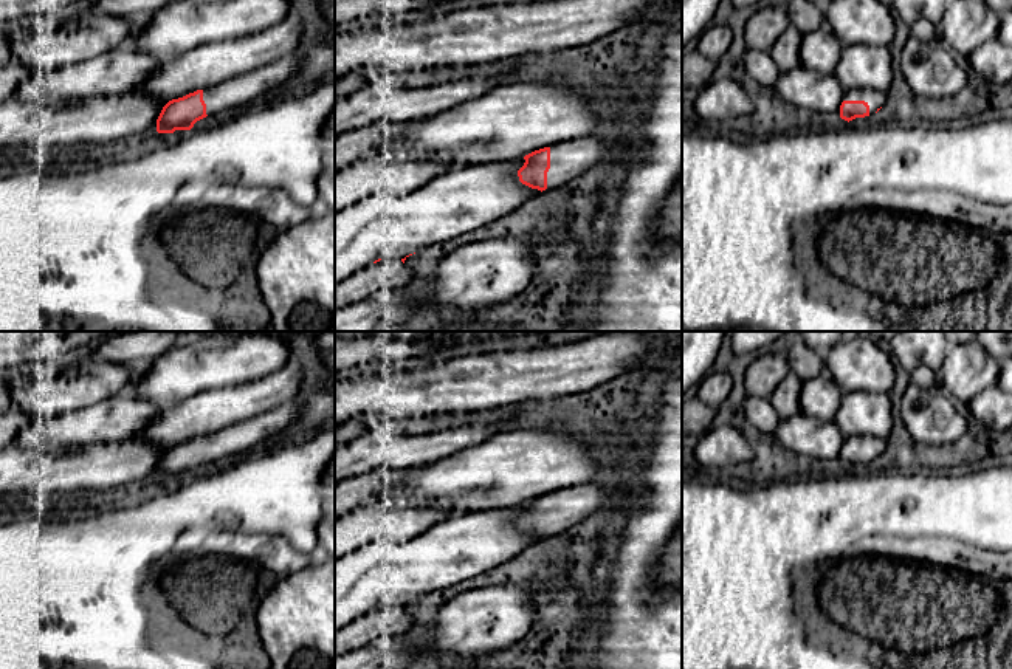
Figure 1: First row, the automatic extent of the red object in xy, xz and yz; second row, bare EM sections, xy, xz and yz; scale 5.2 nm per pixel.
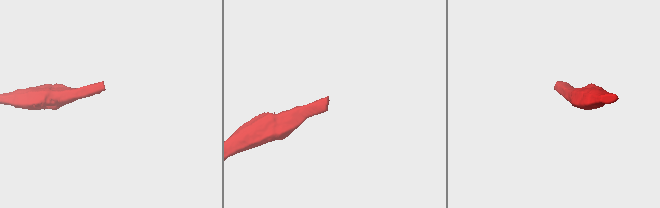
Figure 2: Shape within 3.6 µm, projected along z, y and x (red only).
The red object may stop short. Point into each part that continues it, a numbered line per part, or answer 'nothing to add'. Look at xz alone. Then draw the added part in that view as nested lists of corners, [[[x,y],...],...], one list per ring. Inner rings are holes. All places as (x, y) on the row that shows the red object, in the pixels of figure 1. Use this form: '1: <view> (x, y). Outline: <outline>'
1: xz (569, 160). Outline: [[[617,133],[611,141],[590,135],[550,146],[547,189],[564,186],[586,170],[612,161],[617,147]]]

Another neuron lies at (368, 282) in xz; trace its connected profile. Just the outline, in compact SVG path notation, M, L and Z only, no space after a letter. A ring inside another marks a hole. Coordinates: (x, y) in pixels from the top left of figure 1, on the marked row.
M381 259L335 285L335 310L367 300L392 285L403 290L411 282L414 273L401 260Z

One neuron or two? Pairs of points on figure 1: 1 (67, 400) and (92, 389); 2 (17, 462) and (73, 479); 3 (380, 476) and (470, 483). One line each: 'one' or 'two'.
1: one
2: one
3: two

